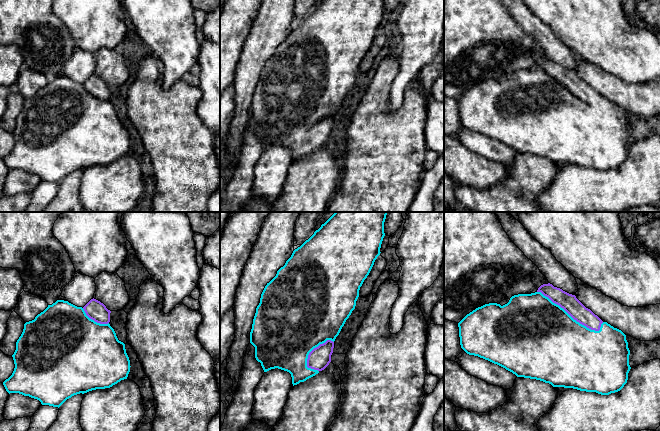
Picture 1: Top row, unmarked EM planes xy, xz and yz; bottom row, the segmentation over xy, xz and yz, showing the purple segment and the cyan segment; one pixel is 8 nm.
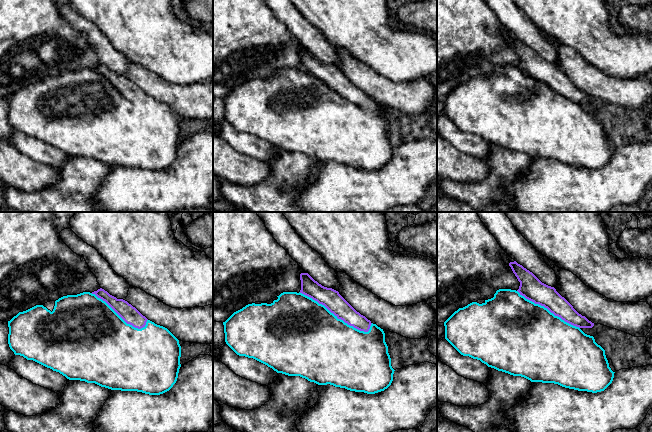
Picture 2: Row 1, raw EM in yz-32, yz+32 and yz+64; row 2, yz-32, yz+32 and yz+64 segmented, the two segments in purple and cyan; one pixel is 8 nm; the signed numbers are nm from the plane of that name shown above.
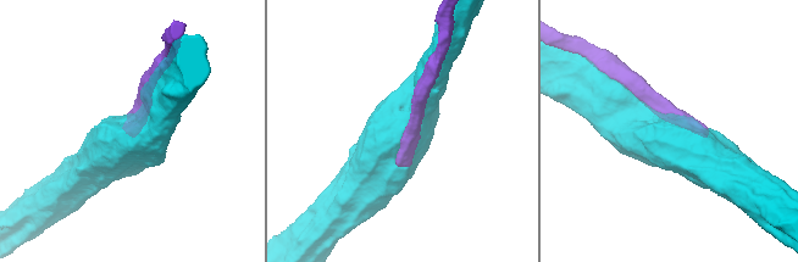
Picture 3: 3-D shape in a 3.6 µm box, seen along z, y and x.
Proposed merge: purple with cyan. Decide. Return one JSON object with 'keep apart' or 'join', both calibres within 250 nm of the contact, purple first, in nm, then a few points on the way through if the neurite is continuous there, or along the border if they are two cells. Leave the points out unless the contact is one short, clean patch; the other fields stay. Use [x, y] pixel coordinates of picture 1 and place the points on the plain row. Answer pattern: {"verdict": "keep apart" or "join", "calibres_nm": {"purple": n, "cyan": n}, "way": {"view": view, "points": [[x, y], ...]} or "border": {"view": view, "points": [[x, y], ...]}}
{"verdict": "join", "calibres_nm": {"purple": 140, "cyan": 500}}

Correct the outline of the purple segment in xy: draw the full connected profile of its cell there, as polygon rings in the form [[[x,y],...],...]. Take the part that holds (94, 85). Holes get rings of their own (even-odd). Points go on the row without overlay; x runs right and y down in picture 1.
[[[91,75],[83,84],[68,77],[57,76],[38,90],[34,96],[26,98],[16,118],[12,131],[15,144],[12,151],[3,158],[6,167],[19,169],[37,175],[42,181],[60,183],[67,175],[96,165],[110,164],[121,156],[127,155],[130,136],[125,120],[118,116],[110,102],[111,87],[96,75]]]

